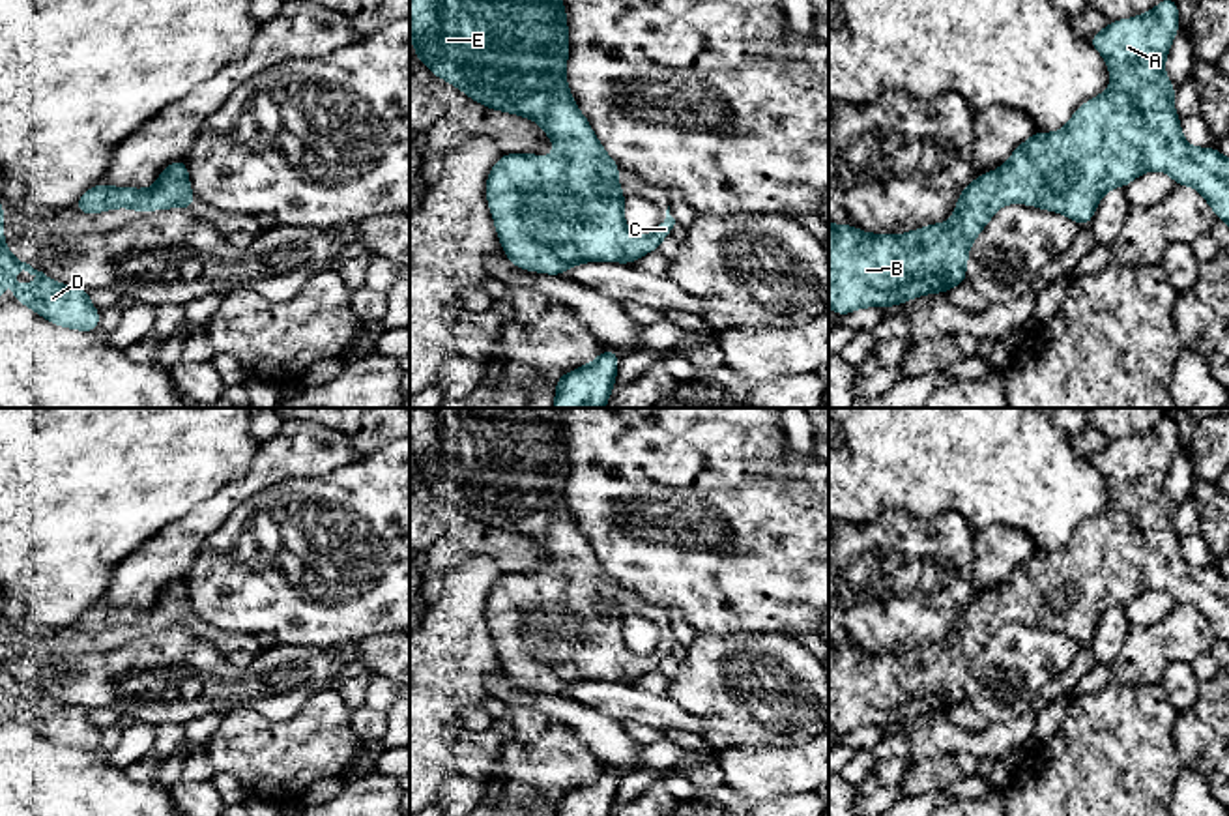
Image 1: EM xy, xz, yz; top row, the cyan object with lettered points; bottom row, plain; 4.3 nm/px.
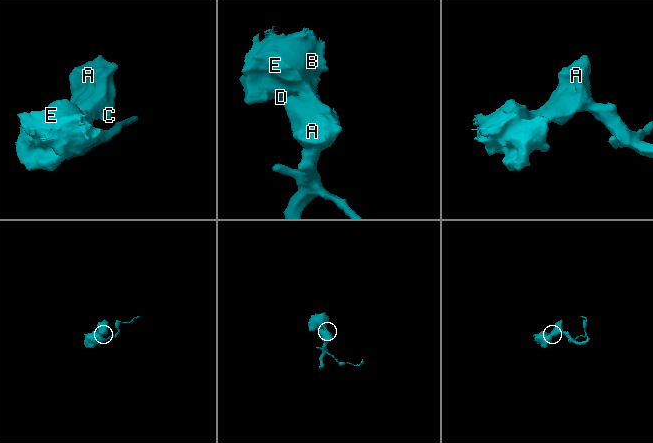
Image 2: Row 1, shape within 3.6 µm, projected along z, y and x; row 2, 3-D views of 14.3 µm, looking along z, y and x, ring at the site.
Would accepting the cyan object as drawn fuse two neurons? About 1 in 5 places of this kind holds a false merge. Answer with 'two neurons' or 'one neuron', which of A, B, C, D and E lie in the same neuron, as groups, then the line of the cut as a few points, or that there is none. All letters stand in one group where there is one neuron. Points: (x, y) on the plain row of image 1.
one neuron; groups A B C D E; cut none

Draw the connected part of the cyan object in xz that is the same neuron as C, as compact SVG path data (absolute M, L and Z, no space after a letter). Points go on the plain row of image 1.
M410 408L410 455L432 494L488 528L537 541L556 561L554 578L503 573L486 595L486 621L513 685L563 694L584 681L632 683L672 655L670 625L649 655L636 655L625 644L619 584L608 576L565 500L569 449L559 408Z

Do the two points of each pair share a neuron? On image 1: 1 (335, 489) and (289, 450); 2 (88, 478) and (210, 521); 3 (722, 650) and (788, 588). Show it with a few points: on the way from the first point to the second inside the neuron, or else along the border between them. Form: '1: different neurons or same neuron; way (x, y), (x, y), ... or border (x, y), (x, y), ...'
1: different neurons; border (361, 457), (322, 476), (296, 476), (279, 483)
2: different neurons; border (223, 487), (150, 538)
3: different neurons; border (786, 633), (698, 635)

